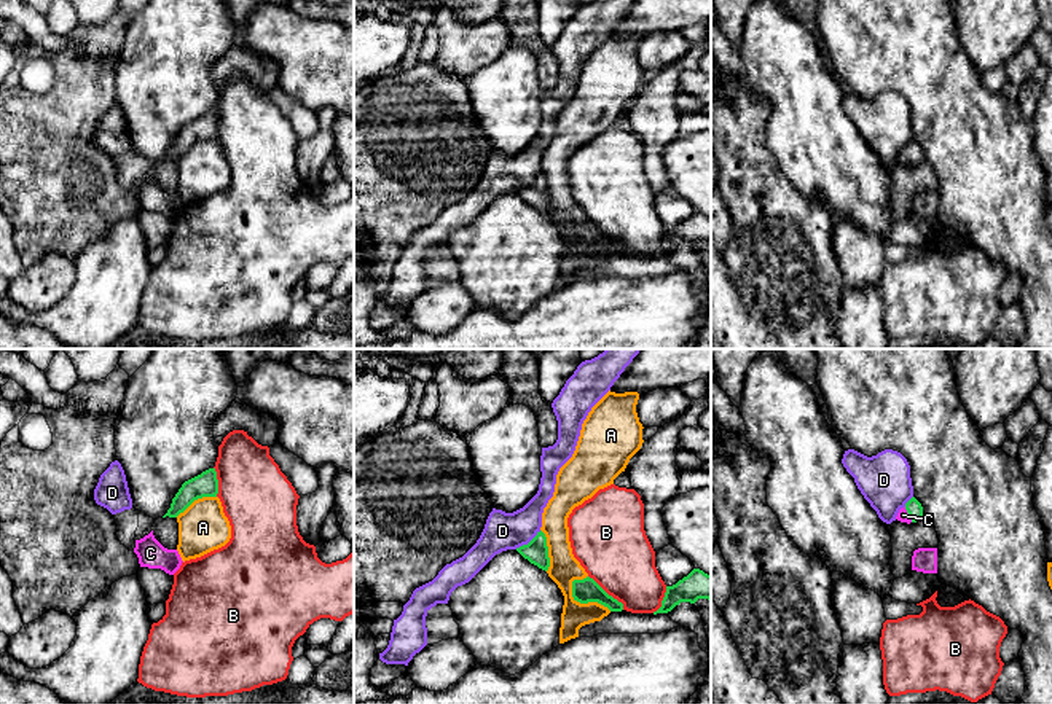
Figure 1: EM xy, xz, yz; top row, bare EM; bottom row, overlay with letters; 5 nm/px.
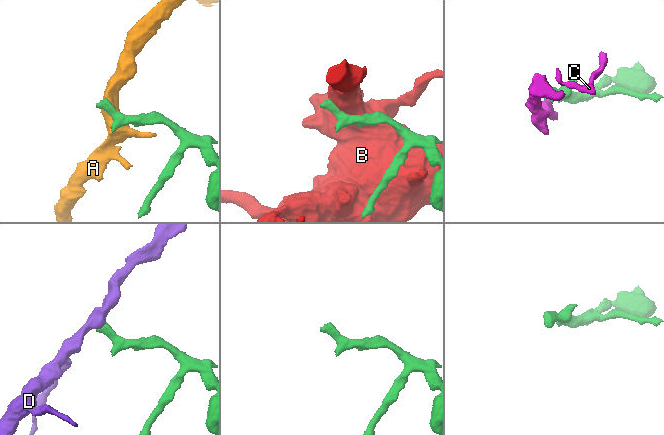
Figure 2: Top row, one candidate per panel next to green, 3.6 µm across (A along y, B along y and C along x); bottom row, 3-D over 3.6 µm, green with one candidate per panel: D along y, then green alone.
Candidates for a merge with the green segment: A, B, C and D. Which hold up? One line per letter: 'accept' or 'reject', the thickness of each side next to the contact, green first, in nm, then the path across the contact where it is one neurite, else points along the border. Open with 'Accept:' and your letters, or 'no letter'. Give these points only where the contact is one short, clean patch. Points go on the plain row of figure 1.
Accept: C
A: reject; calibres 120 and 150 nm
B: reject; calibres 120 and 360 nm
C: accept; calibres 80 and 60 nm; way yz (914, 150), (909, 158), (902, 158)
D: reject; calibres 120 and 190 nm; border xz (541, 174), (515, 191)

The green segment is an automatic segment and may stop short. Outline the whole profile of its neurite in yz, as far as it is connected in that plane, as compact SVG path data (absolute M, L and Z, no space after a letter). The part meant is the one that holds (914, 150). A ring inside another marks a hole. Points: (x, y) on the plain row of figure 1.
M912 140L904 151L899 153L896 162L901 166L917 166L924 159L921 147Z

